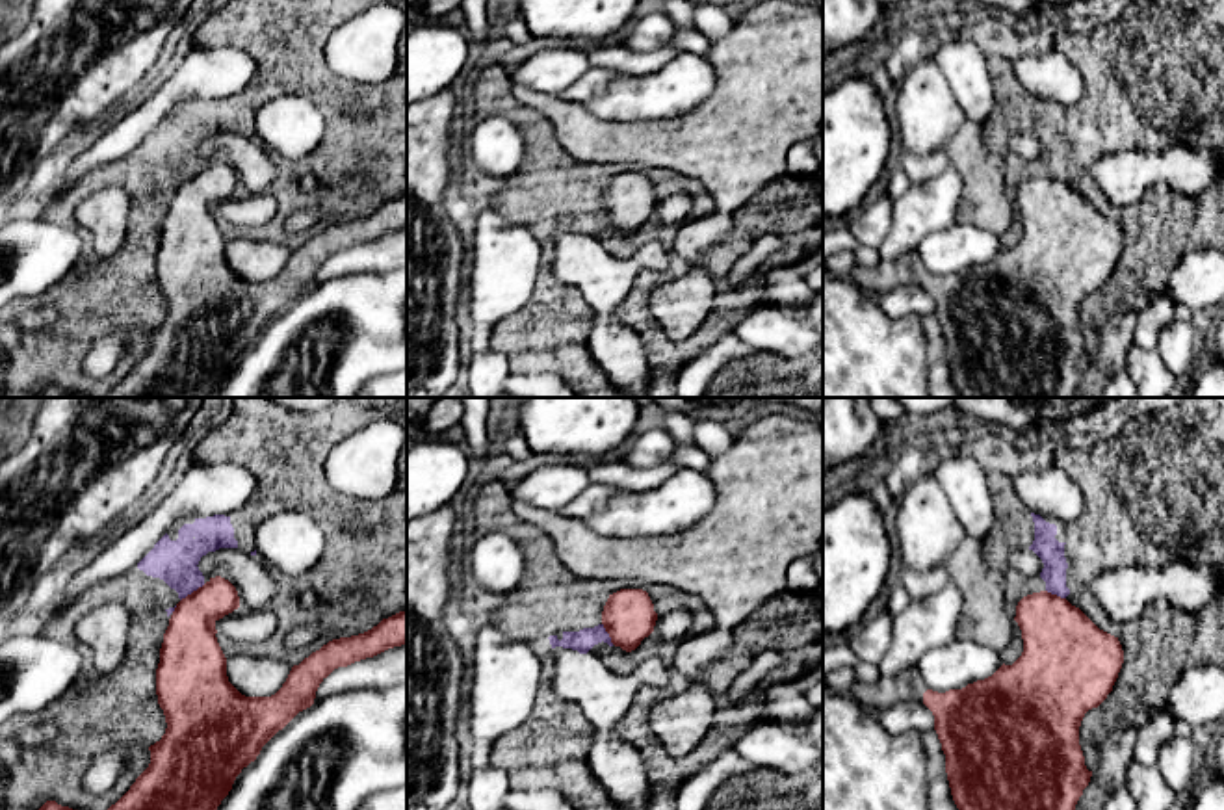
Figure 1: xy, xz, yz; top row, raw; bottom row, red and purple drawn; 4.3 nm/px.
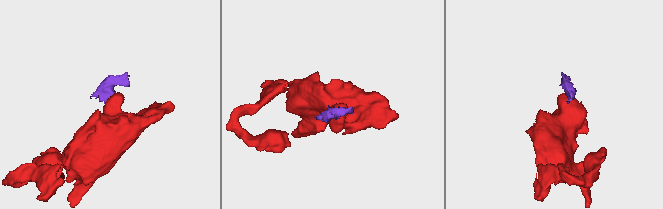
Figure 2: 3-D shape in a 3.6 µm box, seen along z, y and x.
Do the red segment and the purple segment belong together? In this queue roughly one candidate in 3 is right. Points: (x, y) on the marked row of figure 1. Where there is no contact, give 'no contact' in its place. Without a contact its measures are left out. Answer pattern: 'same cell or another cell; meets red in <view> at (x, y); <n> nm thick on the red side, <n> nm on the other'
another cell; meets red in xy at (194, 591); 240 nm thick on the red side, 190 nm on the other

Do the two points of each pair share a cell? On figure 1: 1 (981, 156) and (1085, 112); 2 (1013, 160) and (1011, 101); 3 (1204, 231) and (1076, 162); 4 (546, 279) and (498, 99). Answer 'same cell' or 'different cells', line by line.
1: different cells
2: same cell
3: same cell
4: same cell

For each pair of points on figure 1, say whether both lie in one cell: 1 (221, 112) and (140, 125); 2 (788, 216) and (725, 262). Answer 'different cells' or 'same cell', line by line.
1: different cells
2: same cell

